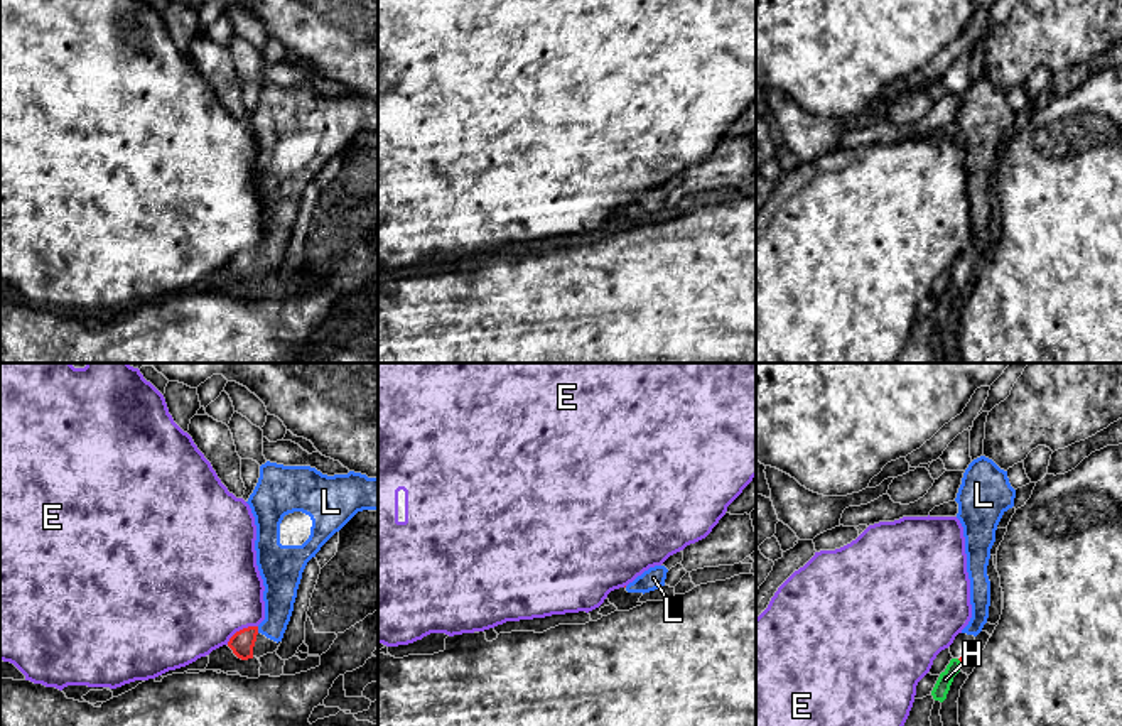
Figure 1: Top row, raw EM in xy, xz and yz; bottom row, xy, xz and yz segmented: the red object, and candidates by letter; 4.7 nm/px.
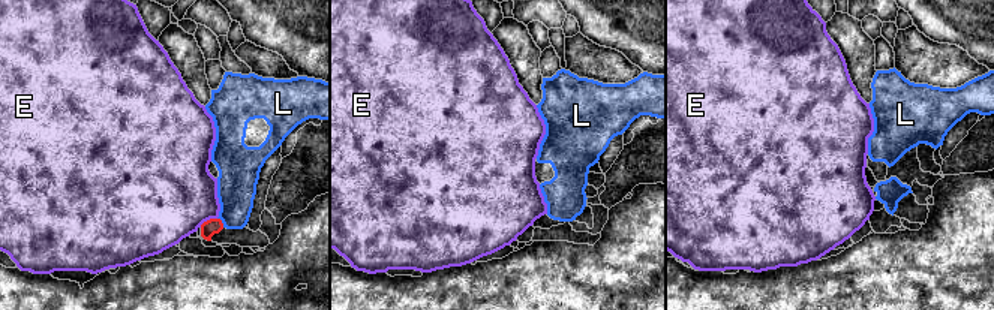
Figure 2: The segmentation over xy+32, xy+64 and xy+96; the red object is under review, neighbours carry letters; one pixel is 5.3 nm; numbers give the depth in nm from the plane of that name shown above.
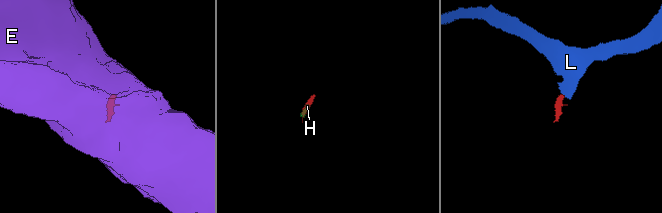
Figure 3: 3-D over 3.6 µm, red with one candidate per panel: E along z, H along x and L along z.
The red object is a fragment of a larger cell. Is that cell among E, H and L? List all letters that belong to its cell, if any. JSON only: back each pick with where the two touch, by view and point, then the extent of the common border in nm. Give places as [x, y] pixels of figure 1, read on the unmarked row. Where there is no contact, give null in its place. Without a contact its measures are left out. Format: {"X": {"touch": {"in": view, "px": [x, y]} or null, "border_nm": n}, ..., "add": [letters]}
{"H": {"touch": {"in": "yz", "px": [960, 284]}, "border_nm": 40}, "L": {"touch": {"in": "xy", "px": [257, 252]}, "border_nm": 30}, "add": ["H", "L"]}

